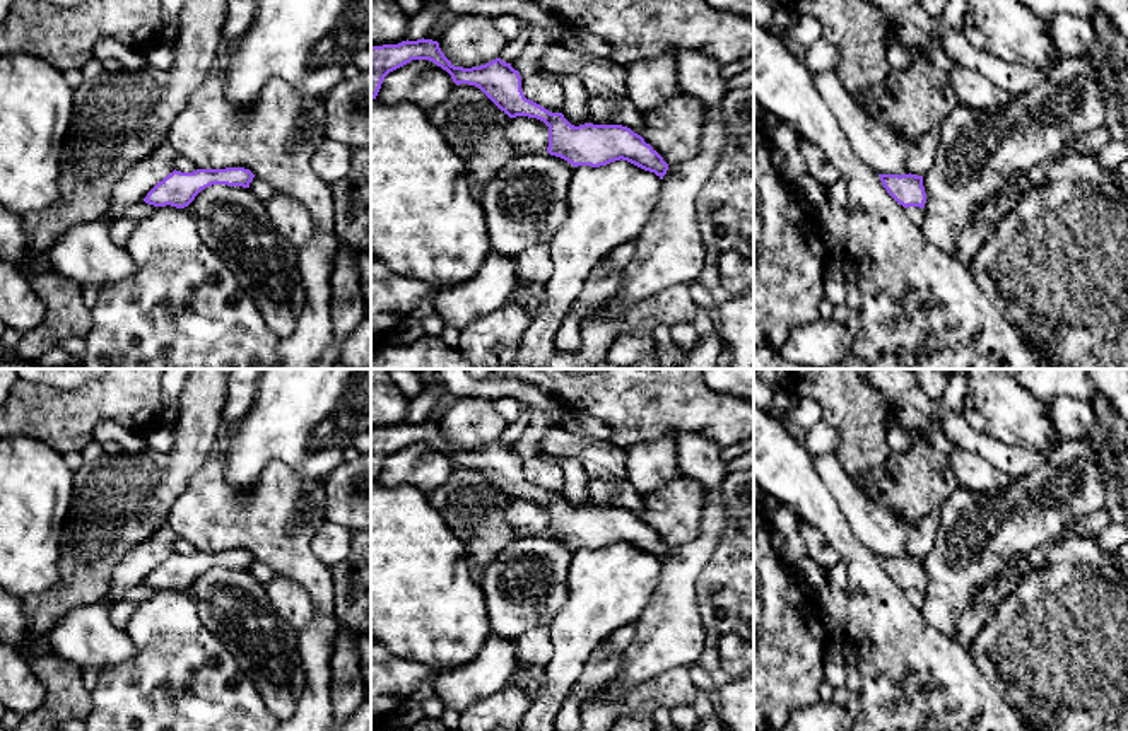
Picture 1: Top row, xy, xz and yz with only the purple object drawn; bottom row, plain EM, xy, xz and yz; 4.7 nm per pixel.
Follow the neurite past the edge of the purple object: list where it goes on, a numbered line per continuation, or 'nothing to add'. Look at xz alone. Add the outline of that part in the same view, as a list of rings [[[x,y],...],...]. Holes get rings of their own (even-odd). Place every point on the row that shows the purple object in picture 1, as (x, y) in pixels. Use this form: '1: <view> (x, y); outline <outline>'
nothing to add

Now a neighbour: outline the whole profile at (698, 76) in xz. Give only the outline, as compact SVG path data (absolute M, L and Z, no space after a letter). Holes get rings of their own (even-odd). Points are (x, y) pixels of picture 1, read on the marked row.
M677 50L675 73L680 91L706 108L721 104L728 92L726 82L720 77L720 65L701 50Z

